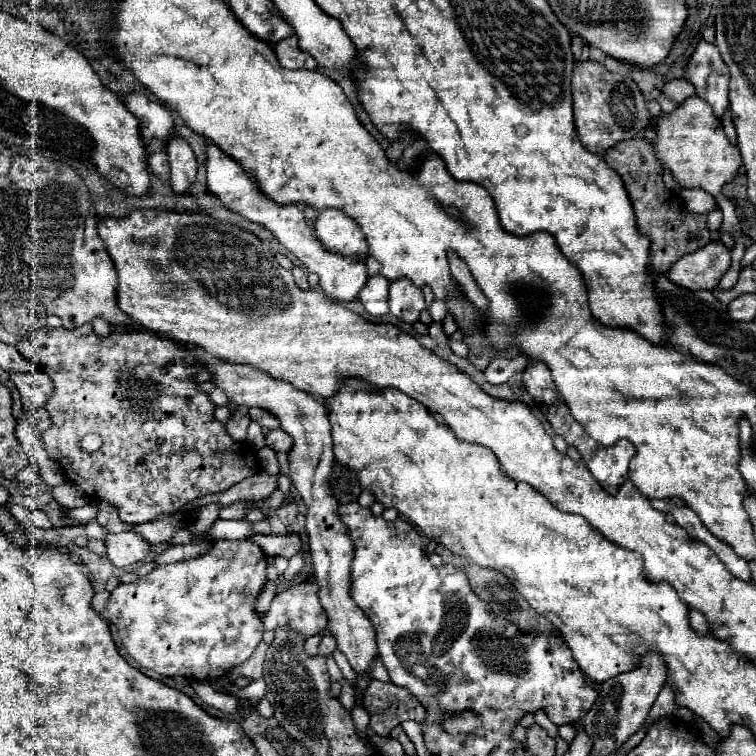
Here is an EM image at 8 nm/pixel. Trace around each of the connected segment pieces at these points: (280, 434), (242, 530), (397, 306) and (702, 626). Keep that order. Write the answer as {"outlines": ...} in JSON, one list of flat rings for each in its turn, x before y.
{"outlines":[[[281,428,271,430,271,432,265,436,265,442,267,442,267,446,273,448,275,452,289,452,291,446,293,446,293,438,289,438,287,432,281,430]],[[217,520,209,530,209,540,243,540,251,538,253,524,249,520]],[[399,278,389,286,389,308,395,318,407,324,415,324,425,310,425,298,419,286,409,278]],[[691,610,691,628,697,634,707,634,709,632,709,620,699,610]]]}

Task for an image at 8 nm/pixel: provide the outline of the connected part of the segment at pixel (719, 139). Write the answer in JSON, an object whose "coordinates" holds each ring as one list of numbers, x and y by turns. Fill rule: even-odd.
{"coordinates":[[691,96,675,112,669,116,661,116,657,122,653,122,653,128,657,132,657,142,653,144,657,158,663,166,673,170,675,180,683,188,703,188,711,192,713,196,721,194,721,188,727,182,733,182,741,168,741,156,737,146,729,142,729,138,723,132,721,120,711,114,709,104,705,100]]}

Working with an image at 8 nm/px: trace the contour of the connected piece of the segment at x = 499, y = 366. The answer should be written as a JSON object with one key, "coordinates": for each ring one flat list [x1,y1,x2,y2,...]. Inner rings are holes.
{"coordinates":[[519,354,515,360,503,360,503,358,493,360,489,364,489,368,485,370,485,378,491,384,507,382,515,374,515,370,523,370,527,366,527,362,529,362,529,358,525,354]]}

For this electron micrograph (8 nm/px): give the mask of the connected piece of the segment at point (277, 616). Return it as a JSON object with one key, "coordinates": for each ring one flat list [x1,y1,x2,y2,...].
{"coordinates":[[315,578,293,584,277,592,269,612,261,618,265,630,289,628,303,638,323,636,327,628,325,610,319,602,319,584]]}

